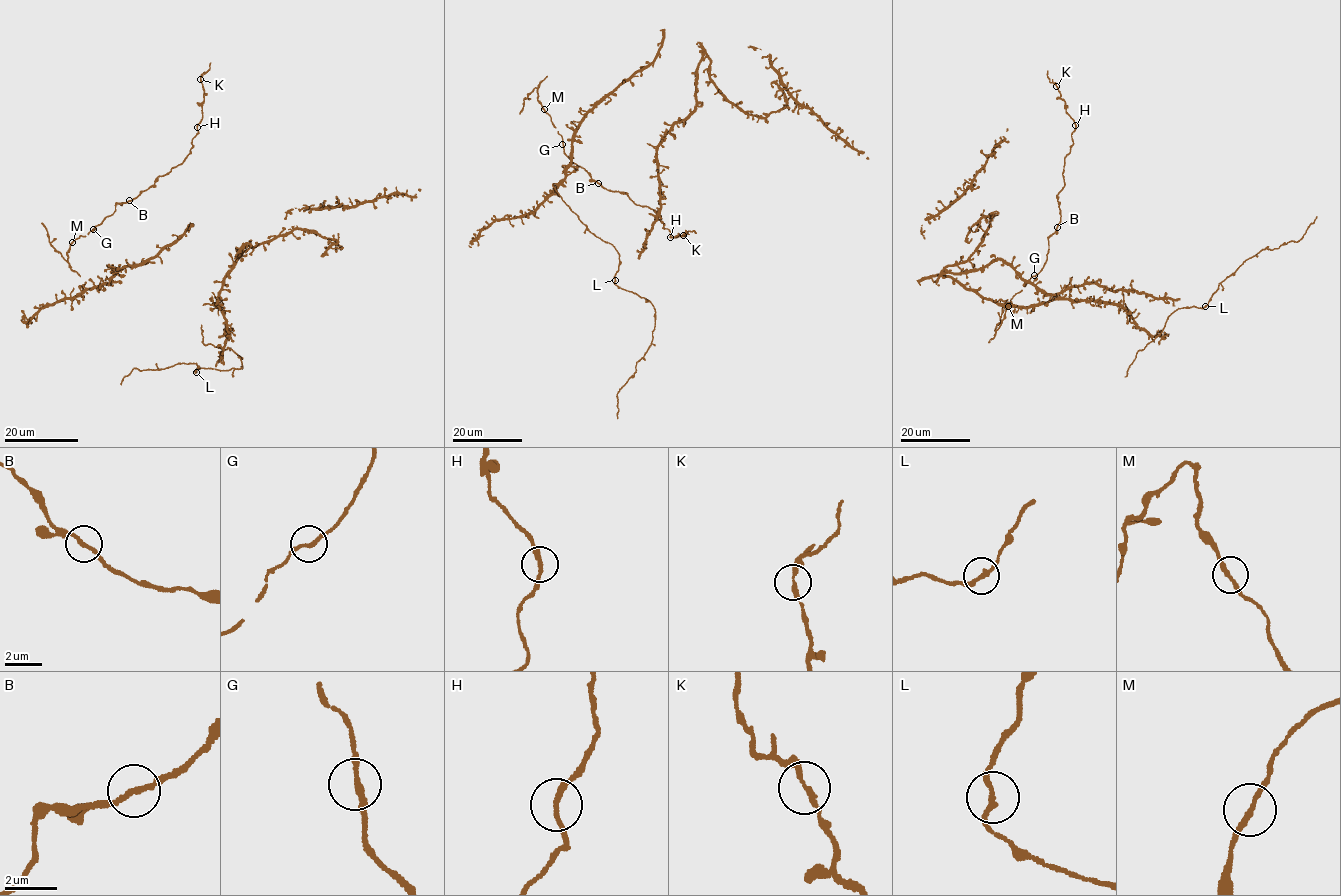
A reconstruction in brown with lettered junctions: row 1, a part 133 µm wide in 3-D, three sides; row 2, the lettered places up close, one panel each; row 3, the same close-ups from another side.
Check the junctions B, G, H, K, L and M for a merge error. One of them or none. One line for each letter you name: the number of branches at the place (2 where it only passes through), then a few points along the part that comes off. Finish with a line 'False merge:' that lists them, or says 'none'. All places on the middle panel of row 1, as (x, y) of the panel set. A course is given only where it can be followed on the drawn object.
False merge: none

